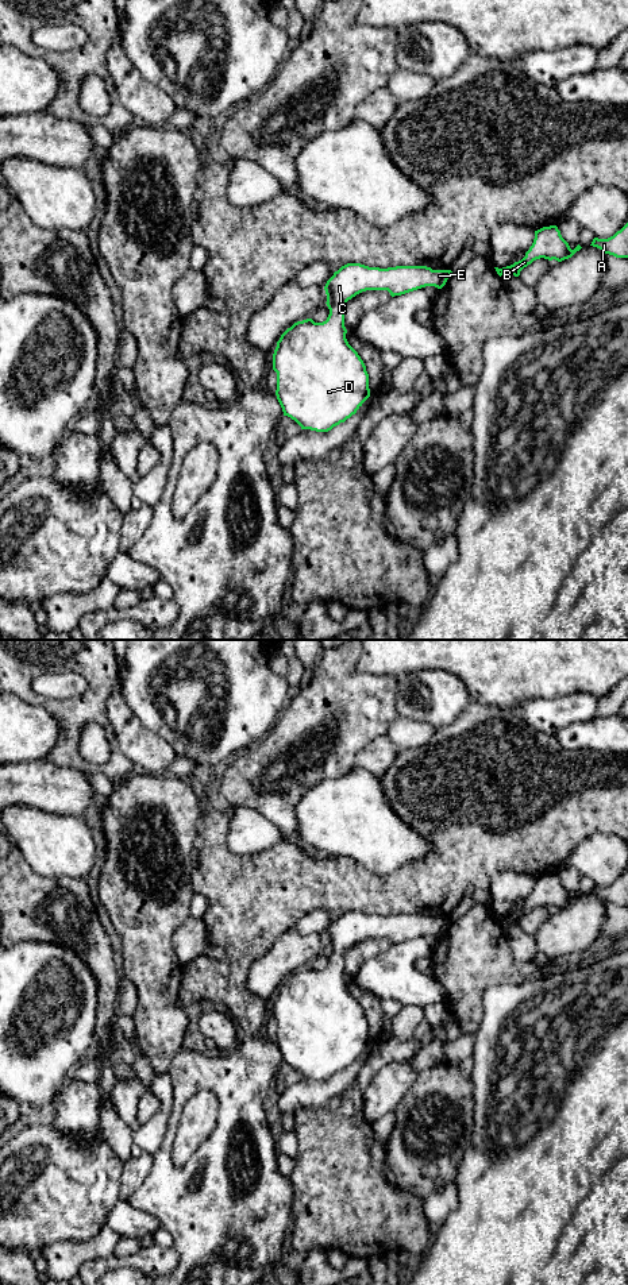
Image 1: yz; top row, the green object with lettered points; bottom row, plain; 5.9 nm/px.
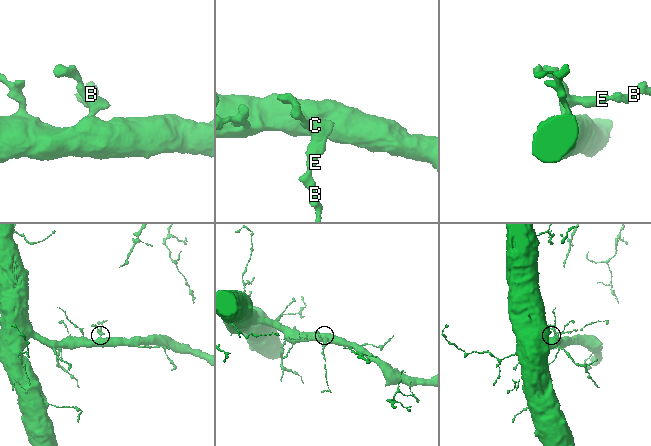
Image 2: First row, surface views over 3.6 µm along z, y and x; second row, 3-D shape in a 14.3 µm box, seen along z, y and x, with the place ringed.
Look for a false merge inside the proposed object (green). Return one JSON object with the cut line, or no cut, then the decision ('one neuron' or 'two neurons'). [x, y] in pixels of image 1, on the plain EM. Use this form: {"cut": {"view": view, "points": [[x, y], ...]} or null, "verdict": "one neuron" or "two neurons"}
{"cut": null, "verdict": "one neuron"}

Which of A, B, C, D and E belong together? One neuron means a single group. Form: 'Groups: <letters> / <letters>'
Groups: A B C D E

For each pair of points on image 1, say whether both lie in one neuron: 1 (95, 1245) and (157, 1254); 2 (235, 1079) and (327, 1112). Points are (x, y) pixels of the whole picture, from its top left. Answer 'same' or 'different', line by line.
1: different
2: different

